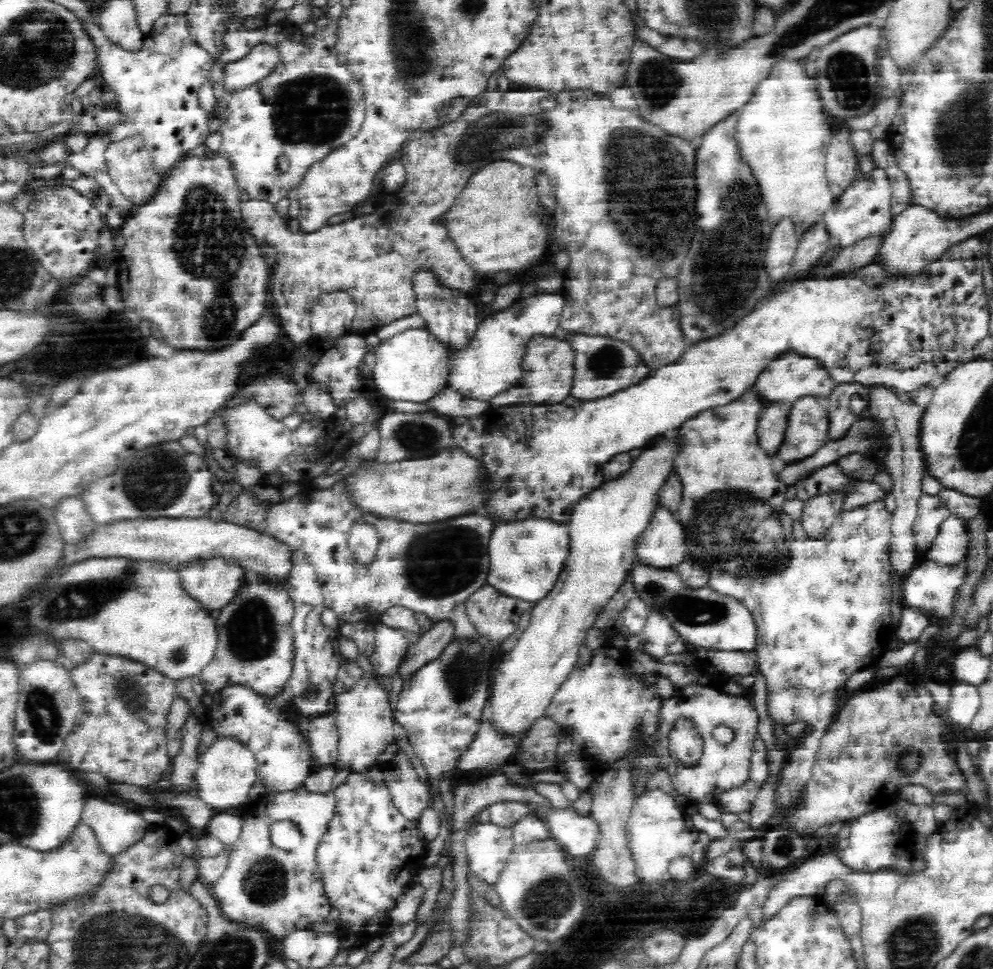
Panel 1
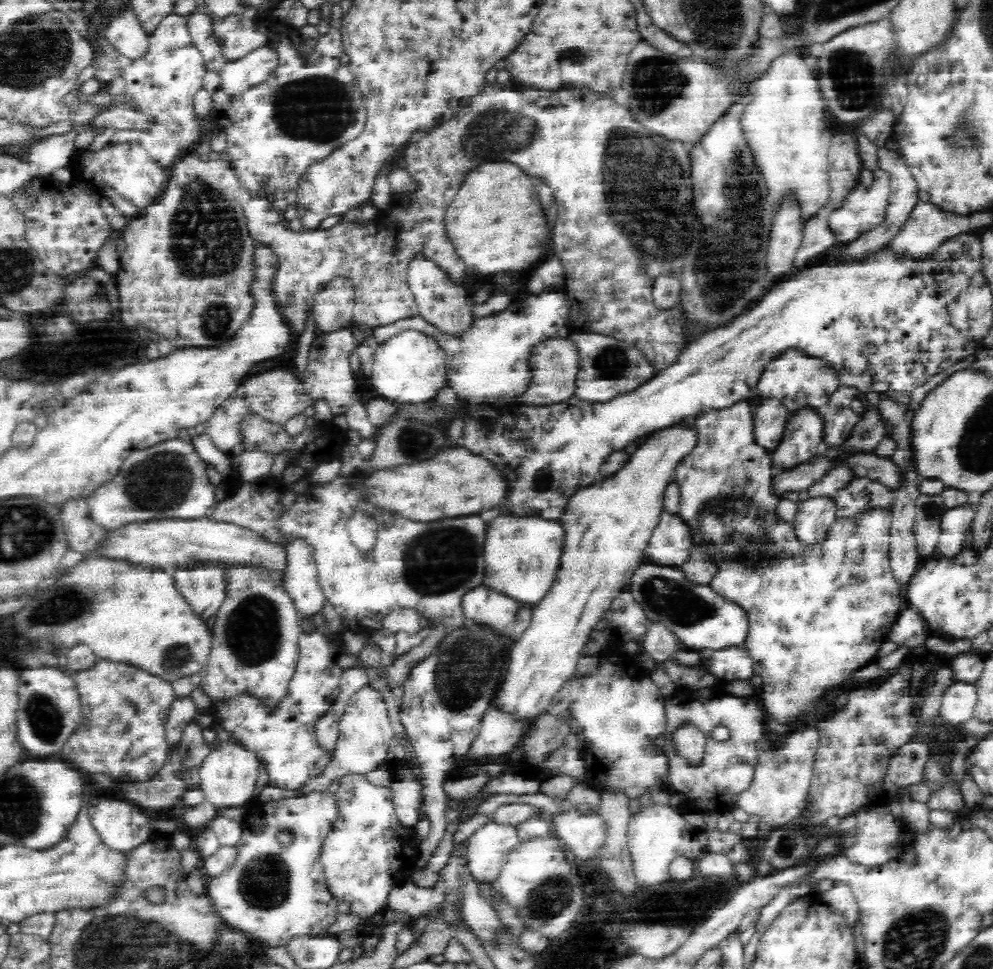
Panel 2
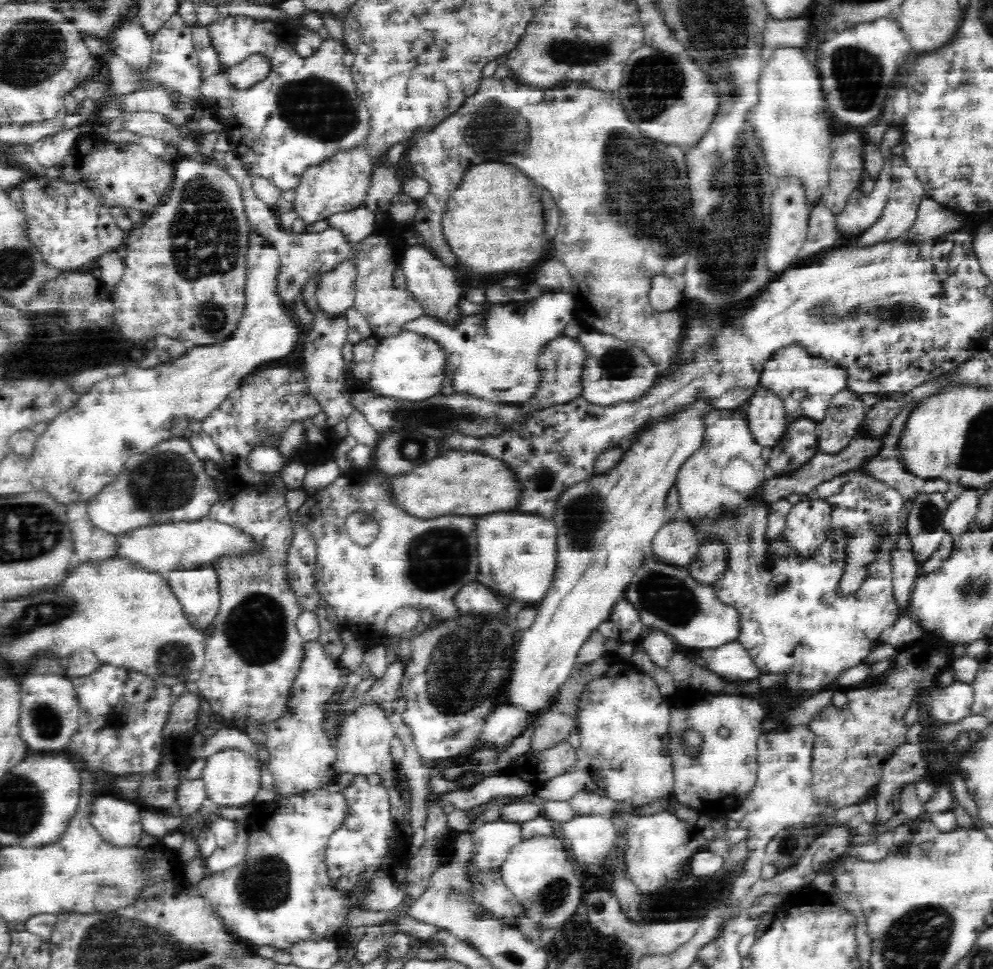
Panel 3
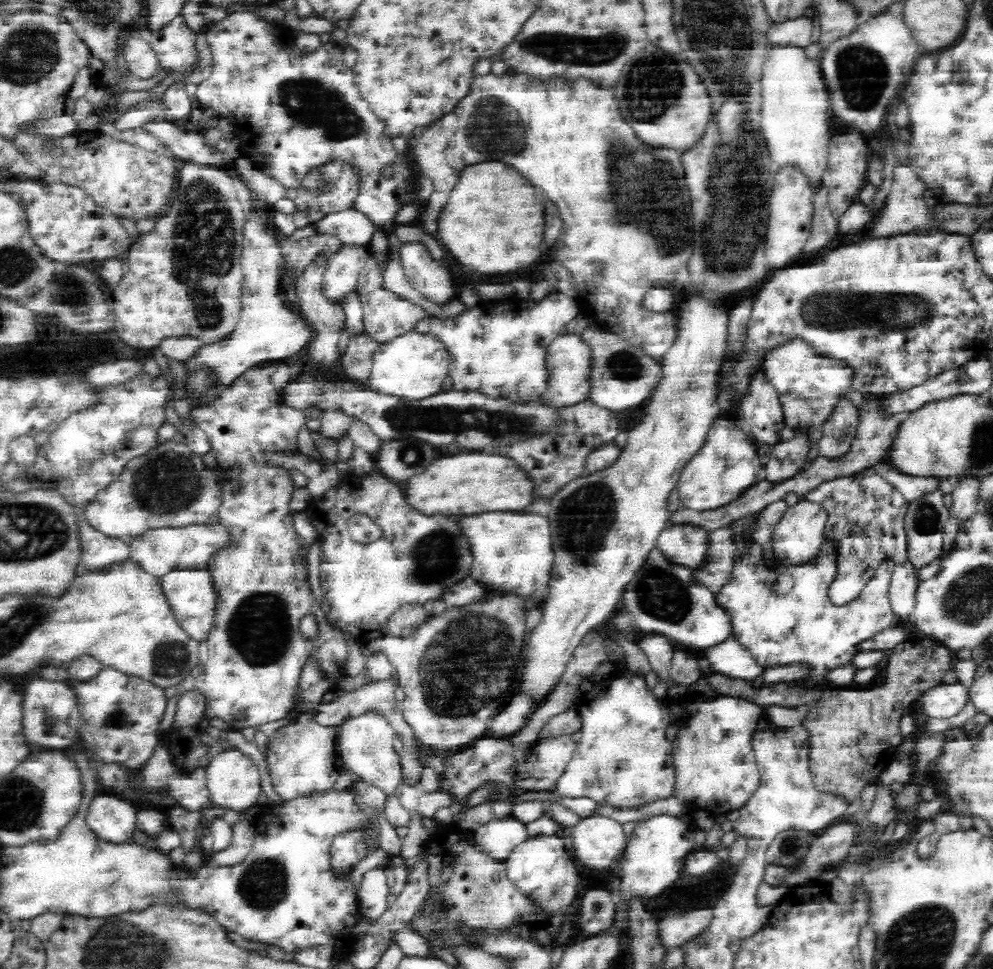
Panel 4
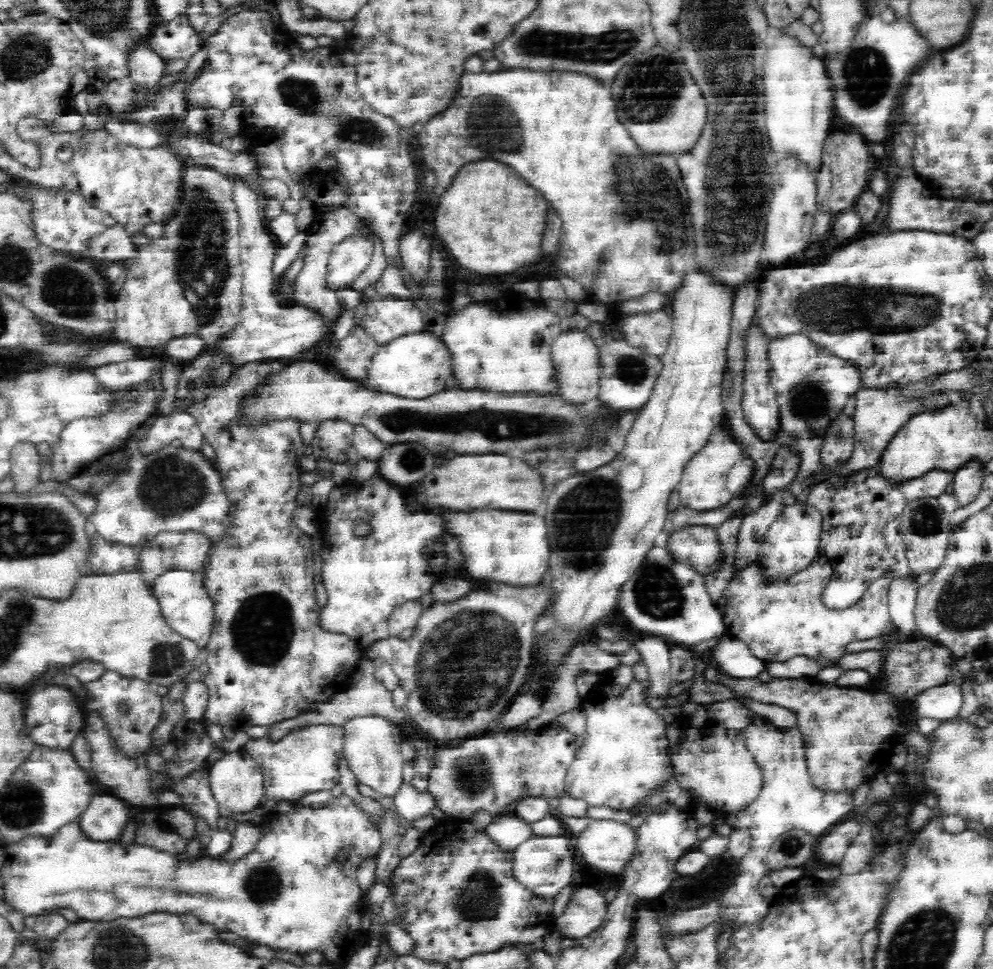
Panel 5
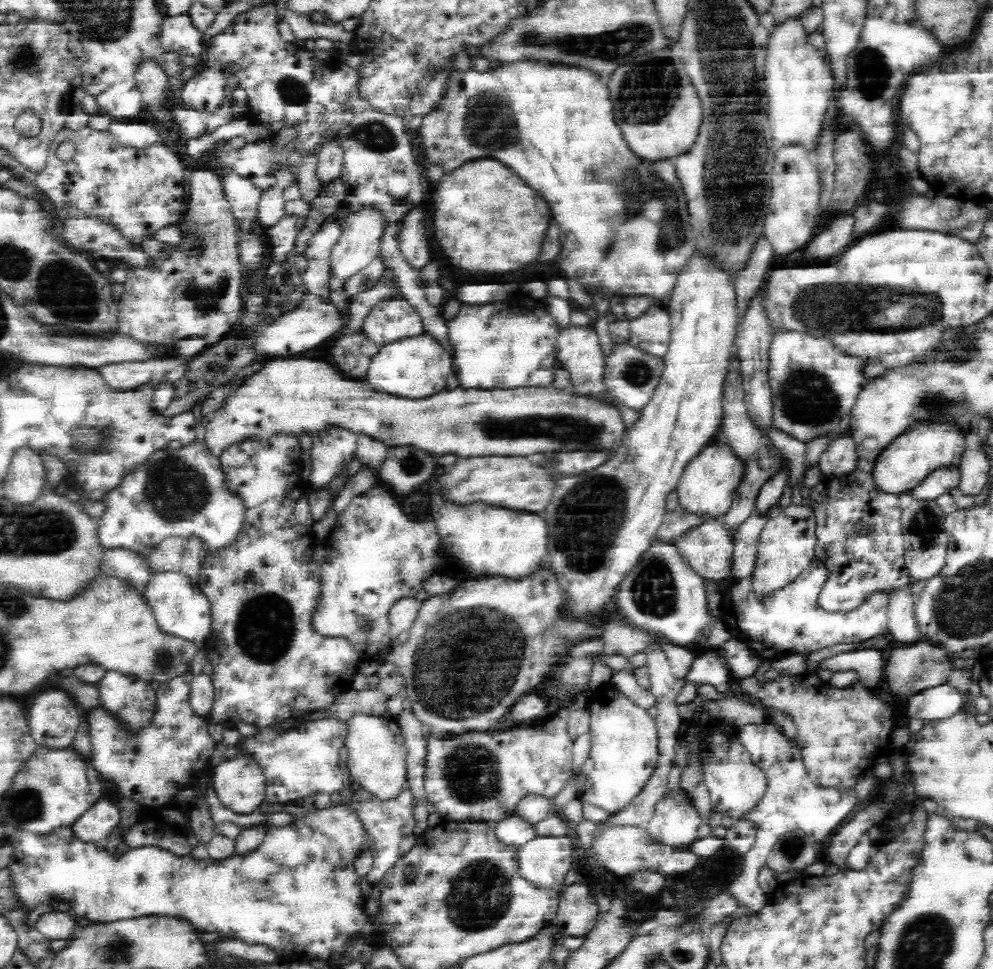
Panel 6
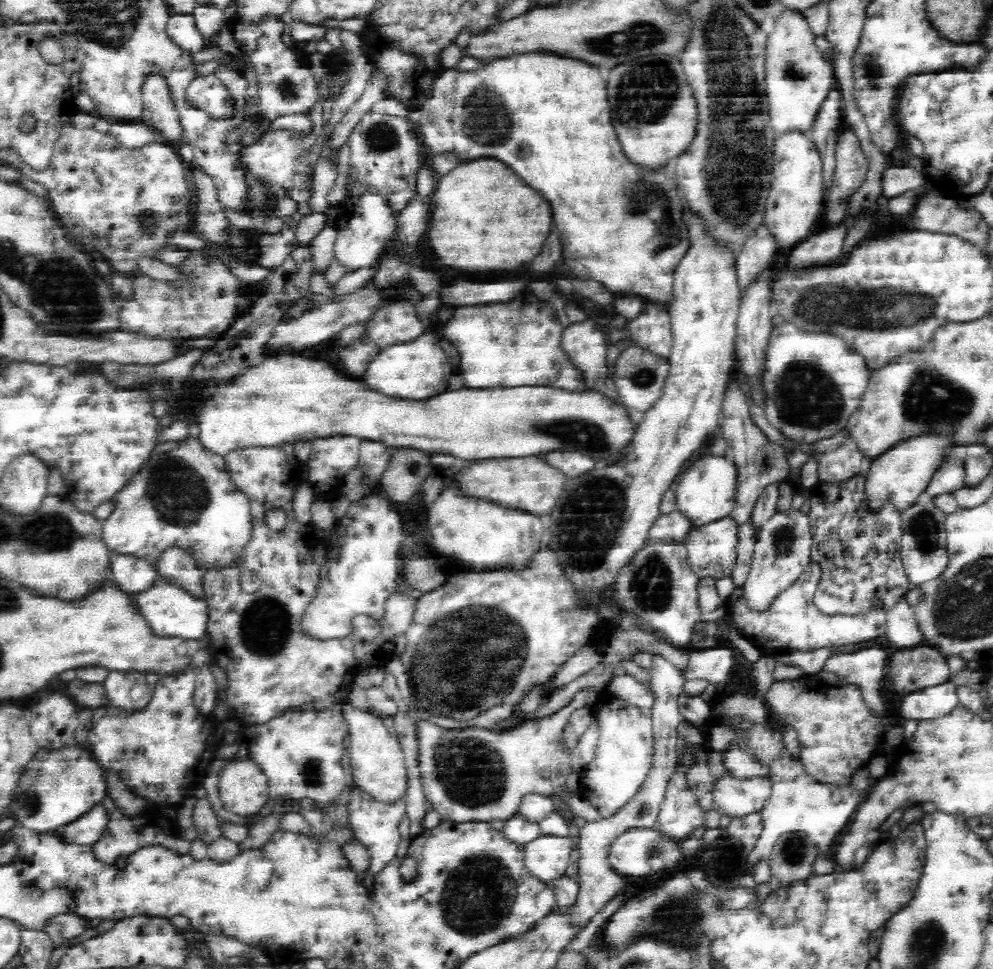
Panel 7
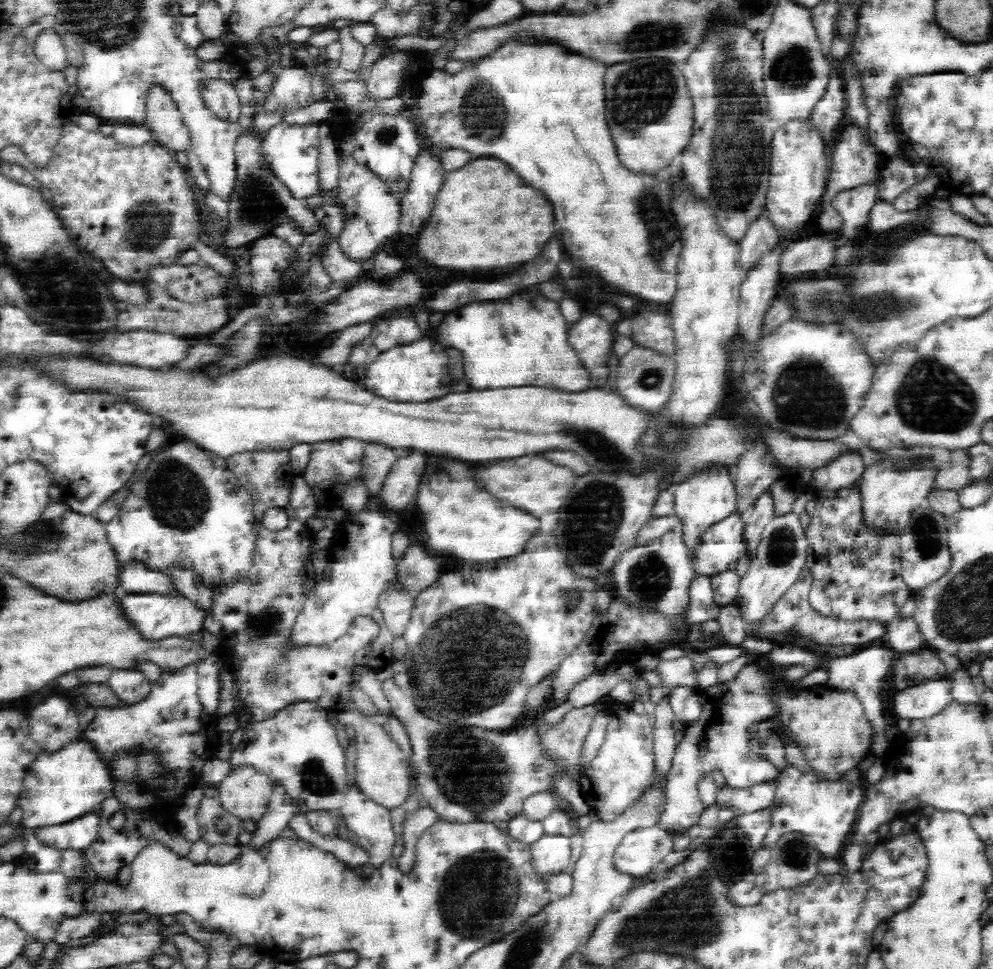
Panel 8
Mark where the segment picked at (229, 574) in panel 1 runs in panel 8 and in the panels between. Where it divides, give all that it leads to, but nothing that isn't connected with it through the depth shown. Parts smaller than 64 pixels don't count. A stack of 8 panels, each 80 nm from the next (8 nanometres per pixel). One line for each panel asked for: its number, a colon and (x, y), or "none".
2: (204, 586)
3: (198, 589)
4: (191, 592)
5: (187, 606)
6: (181, 608)
7: (171, 610)
8: (158, 615)

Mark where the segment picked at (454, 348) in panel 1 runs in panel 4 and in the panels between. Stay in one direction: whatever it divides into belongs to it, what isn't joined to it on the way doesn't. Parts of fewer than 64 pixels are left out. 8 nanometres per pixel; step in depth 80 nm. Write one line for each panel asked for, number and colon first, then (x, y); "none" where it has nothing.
2: (445, 306)
3: (435, 288)
4: (432, 280)

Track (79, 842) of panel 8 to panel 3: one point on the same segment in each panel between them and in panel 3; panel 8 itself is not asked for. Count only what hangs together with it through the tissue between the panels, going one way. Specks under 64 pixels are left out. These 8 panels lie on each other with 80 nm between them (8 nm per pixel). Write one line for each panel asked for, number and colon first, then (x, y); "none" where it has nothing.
3: (118, 822)
4: (114, 820)
5: (105, 816)
6: (96, 825)
7: (87, 830)

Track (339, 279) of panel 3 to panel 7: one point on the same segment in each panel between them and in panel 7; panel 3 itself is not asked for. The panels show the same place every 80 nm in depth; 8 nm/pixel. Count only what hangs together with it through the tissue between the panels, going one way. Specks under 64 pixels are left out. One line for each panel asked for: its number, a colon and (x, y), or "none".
4: (340, 277)
5: (347, 260)
6: (359, 244)
7: (364, 222)

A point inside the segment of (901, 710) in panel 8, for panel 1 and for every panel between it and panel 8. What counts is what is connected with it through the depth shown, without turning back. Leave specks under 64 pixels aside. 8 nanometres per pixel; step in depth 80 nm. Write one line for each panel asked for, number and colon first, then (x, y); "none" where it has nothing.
1: (964, 702)
2: (957, 706)
3: (952, 704)
4: (945, 700)
5: (943, 702)
6: (936, 703)
7: (929, 703)

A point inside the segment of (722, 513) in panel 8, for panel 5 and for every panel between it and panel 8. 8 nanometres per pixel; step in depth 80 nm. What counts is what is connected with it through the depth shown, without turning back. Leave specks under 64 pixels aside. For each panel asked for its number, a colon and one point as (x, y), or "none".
5: (721, 471)
6: (707, 487)
7: (705, 490)

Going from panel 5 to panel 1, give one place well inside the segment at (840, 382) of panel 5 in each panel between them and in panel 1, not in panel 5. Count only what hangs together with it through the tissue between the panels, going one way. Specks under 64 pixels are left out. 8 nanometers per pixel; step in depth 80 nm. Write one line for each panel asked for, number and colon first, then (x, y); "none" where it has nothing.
1: (790, 376)
2: (793, 378)
3: (805, 384)
4: (808, 385)

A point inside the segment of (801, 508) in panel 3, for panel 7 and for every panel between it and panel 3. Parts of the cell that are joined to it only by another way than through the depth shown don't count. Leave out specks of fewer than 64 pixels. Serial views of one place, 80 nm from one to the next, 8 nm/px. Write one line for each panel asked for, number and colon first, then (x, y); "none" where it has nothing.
4: (798, 537)
5: (793, 541)
6: (787, 544)
7: (782, 554)

